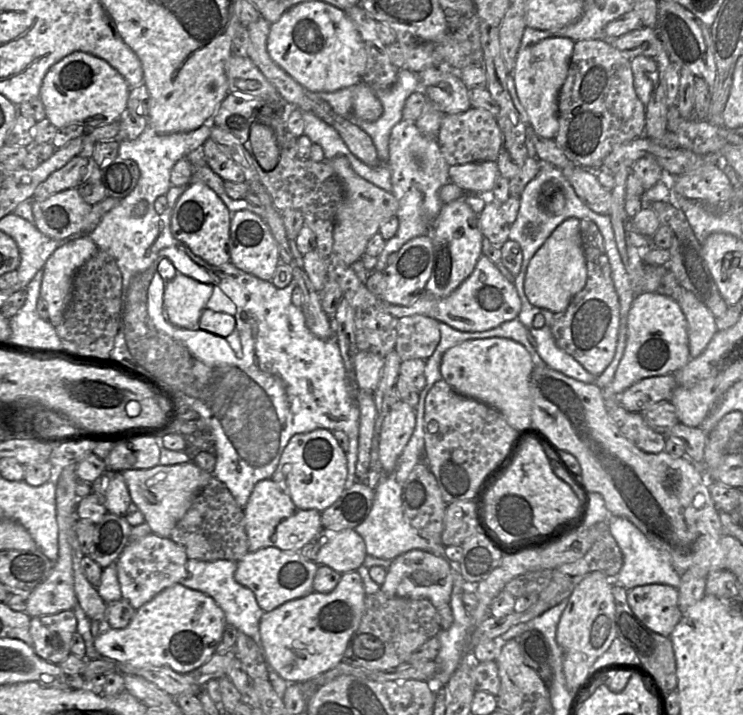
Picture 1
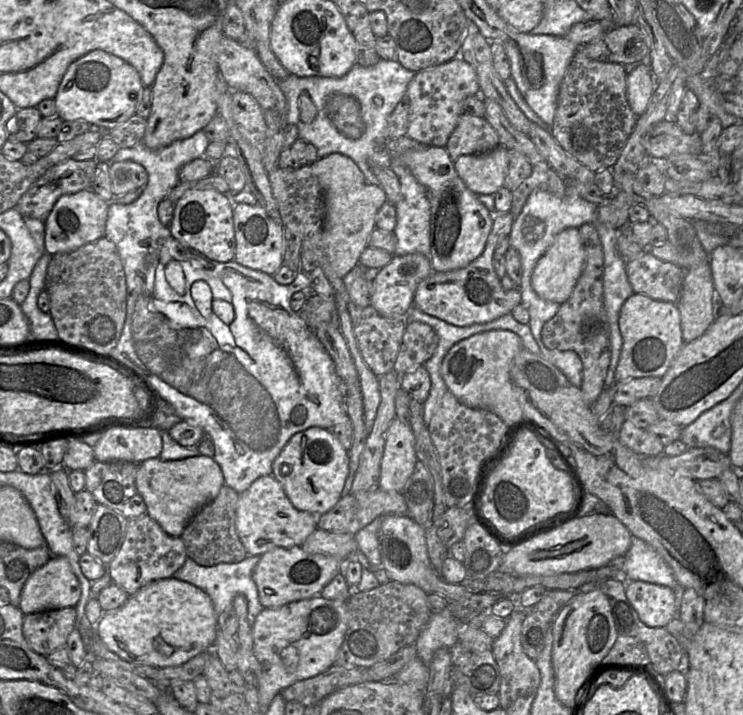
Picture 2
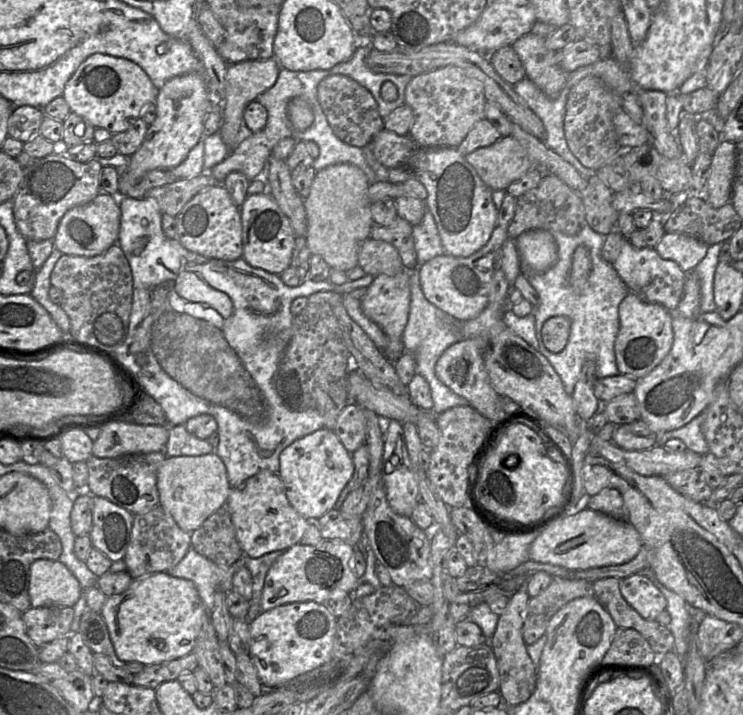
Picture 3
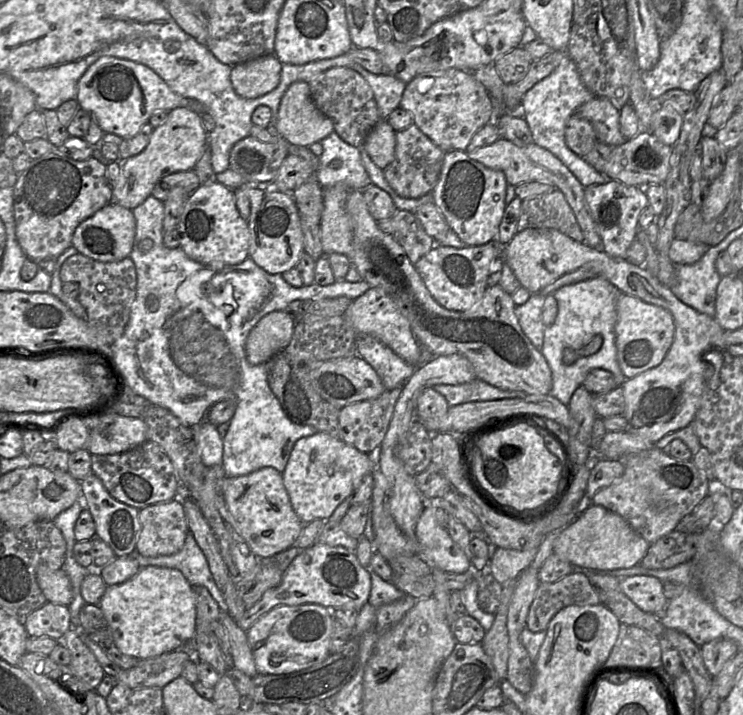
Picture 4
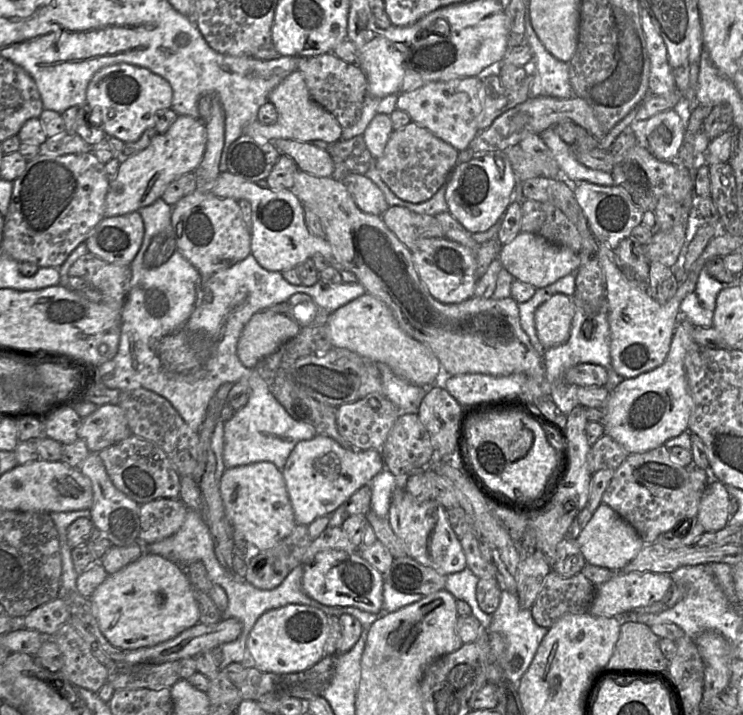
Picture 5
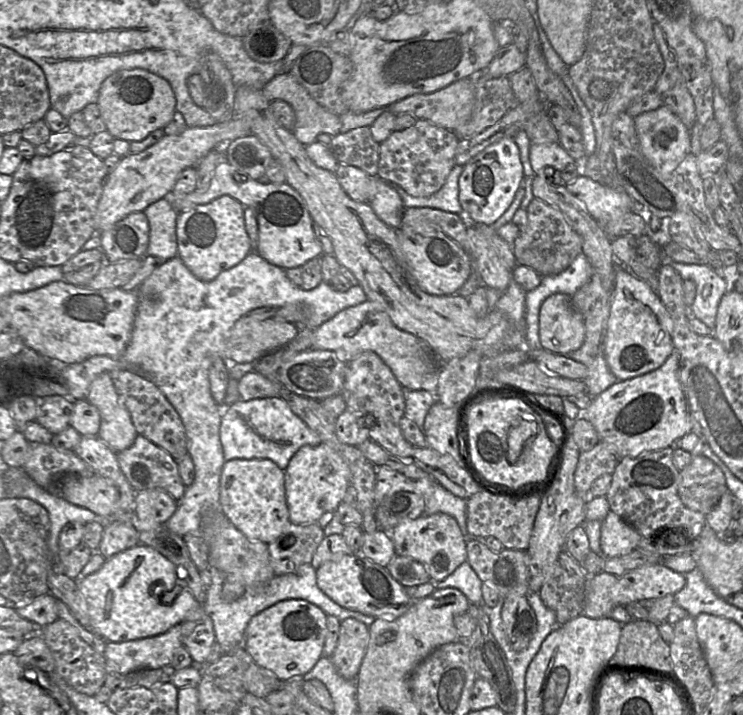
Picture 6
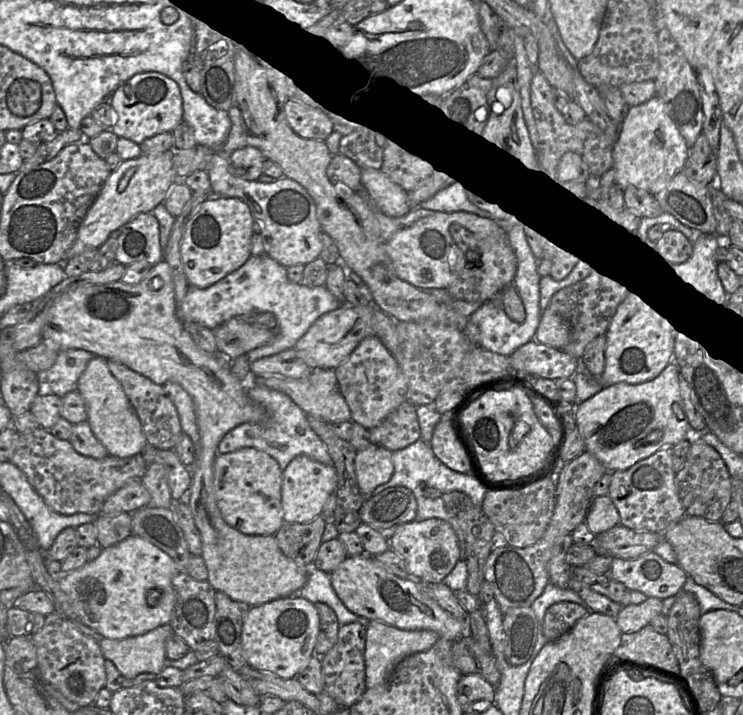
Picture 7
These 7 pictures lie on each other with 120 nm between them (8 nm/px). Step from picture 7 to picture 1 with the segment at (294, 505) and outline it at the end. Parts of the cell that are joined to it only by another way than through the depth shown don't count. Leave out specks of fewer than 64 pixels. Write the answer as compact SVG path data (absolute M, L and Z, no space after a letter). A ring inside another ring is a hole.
M318 428L291 437L271 479L285 489L296 507L322 512L342 495L347 475L346 452L330 430Z

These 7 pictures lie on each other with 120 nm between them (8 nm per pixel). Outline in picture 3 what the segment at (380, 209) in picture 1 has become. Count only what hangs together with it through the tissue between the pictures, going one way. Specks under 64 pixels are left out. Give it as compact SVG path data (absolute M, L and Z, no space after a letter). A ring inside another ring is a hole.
M340 163L328 166L316 172L308 197L304 200L307 218L306 241L311 254L323 258L331 269L348 272L358 265L358 254L361 244L370 237L374 224L371 214L371 203L368 198L369 181L358 167Z

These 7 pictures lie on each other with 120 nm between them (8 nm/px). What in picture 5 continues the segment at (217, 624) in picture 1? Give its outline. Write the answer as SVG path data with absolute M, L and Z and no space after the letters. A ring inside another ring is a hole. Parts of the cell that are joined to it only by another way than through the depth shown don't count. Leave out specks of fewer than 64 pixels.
M143 553L139 559L128 564L118 572L107 575L88 598L96 610L98 626L104 637L122 651L151 647L180 634L182 631L198 623L199 611L192 595L185 570L160 555Z

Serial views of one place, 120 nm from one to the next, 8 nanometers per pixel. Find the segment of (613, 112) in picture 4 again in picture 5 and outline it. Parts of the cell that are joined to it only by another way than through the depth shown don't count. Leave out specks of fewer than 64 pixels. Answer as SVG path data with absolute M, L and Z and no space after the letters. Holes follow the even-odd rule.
M550 96L529 97L526 101L507 110L496 118L492 125L480 131L471 142L469 149L474 152L474 157L488 152L505 150L518 145L529 134L539 134L549 127L554 127L562 121L572 121L585 128L597 140L601 140L608 133L597 119L592 107L580 97L556 98Z

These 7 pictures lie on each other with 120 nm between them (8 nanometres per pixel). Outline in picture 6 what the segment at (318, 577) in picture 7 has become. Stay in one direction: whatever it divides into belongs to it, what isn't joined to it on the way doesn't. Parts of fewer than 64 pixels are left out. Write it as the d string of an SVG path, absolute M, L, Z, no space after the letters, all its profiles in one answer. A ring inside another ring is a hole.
M303 564L289 574L274 576L269 582L261 586L247 587L245 593L232 602L227 602L222 597L222 586L225 581L224 575L214 567L209 567L209 571L211 575L211 586L206 590L206 600L203 606L205 612L213 621L215 639L223 650L223 654L229 653L235 646L244 647L245 629L254 615L279 601L287 599L306 600L319 607L326 615L332 615L339 621L346 618L354 618L369 627L375 620L373 616L365 615L338 605L322 592L317 586L316 569L310 564Z

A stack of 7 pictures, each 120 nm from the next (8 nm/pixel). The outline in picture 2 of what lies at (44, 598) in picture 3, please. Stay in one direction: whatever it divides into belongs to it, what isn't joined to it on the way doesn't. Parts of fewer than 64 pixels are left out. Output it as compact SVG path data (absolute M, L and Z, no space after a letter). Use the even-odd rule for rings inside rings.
M63 556L51 557L26 581L19 608L24 615L48 610L76 607L81 585L69 561Z

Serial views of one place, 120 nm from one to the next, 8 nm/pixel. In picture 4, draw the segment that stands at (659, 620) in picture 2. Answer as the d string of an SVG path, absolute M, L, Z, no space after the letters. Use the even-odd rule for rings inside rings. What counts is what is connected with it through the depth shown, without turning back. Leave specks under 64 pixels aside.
M654 576L625 577L621 579L621 590L638 608L650 614L662 609L668 601L664 584Z

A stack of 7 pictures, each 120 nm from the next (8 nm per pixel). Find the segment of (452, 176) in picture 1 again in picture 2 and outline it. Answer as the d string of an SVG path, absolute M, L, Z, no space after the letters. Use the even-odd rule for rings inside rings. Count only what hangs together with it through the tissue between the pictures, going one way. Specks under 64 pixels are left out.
M502 145L485 153L463 155L454 162L458 176L478 196L494 195L504 186L508 165L508 149Z

